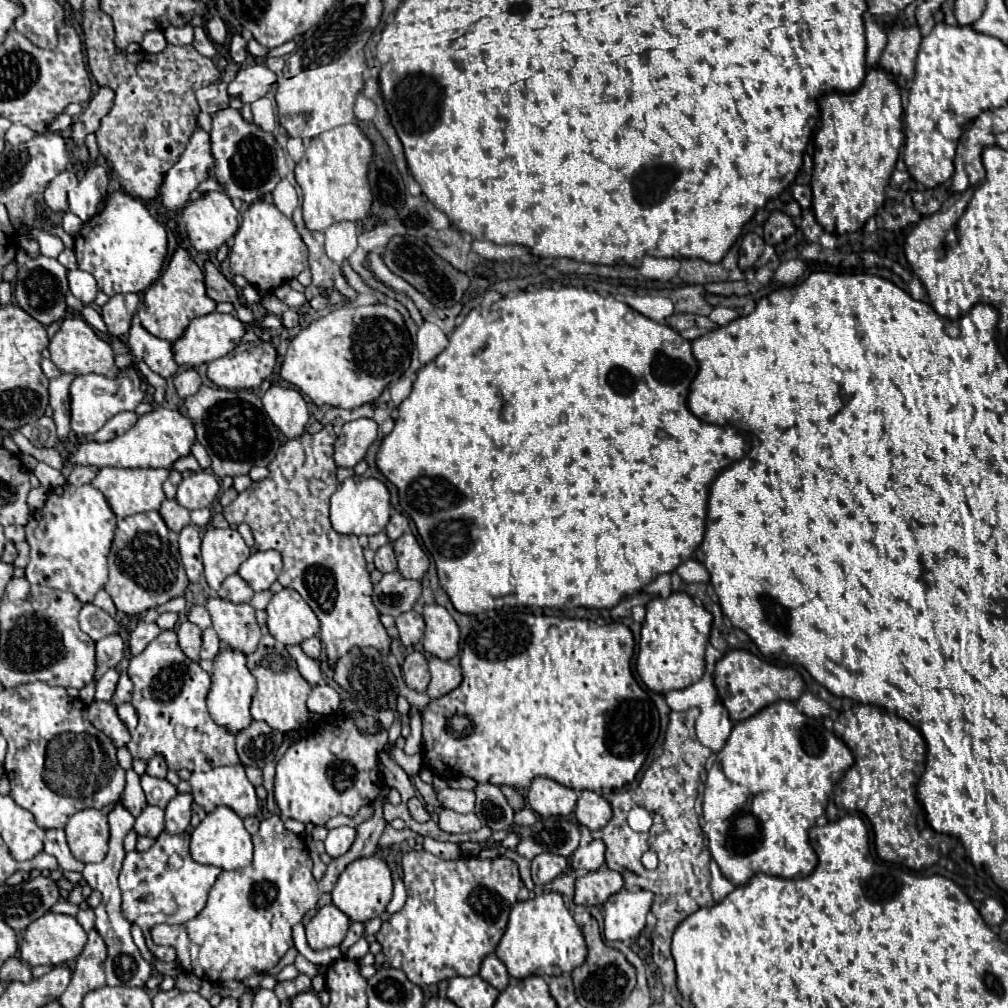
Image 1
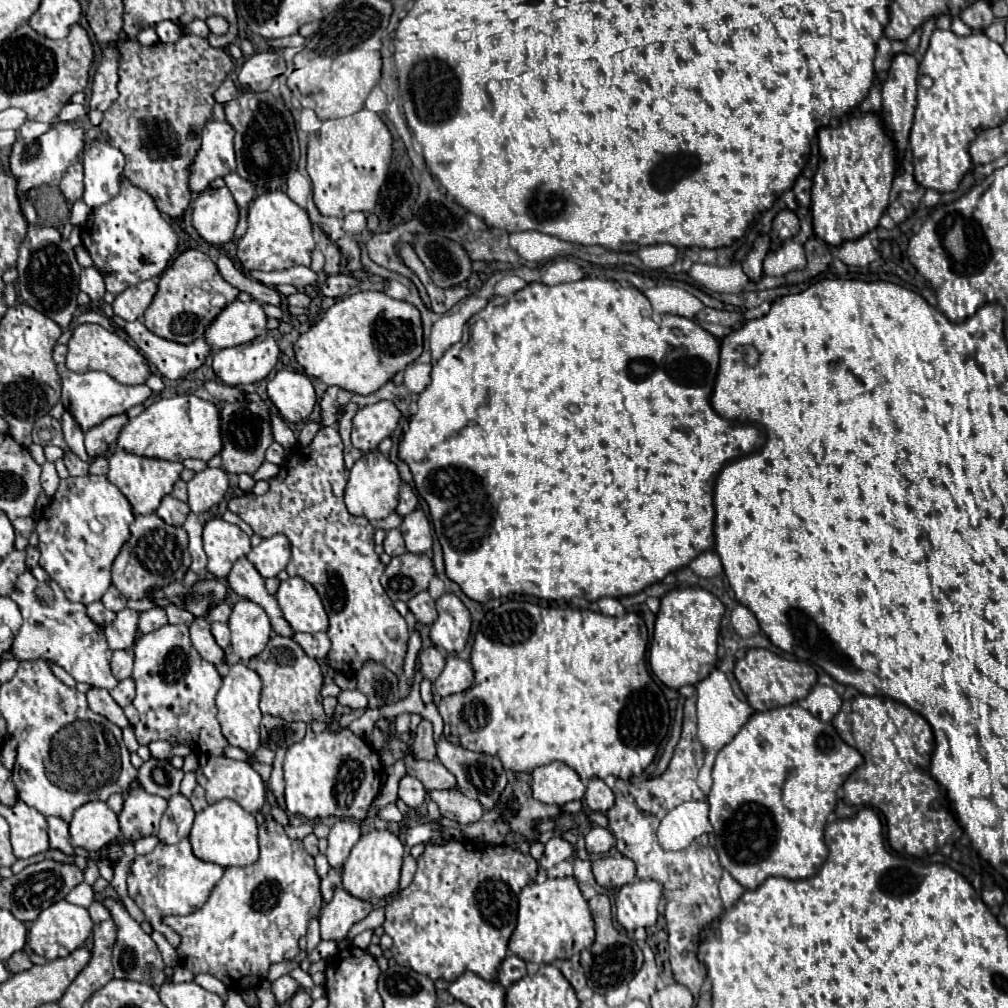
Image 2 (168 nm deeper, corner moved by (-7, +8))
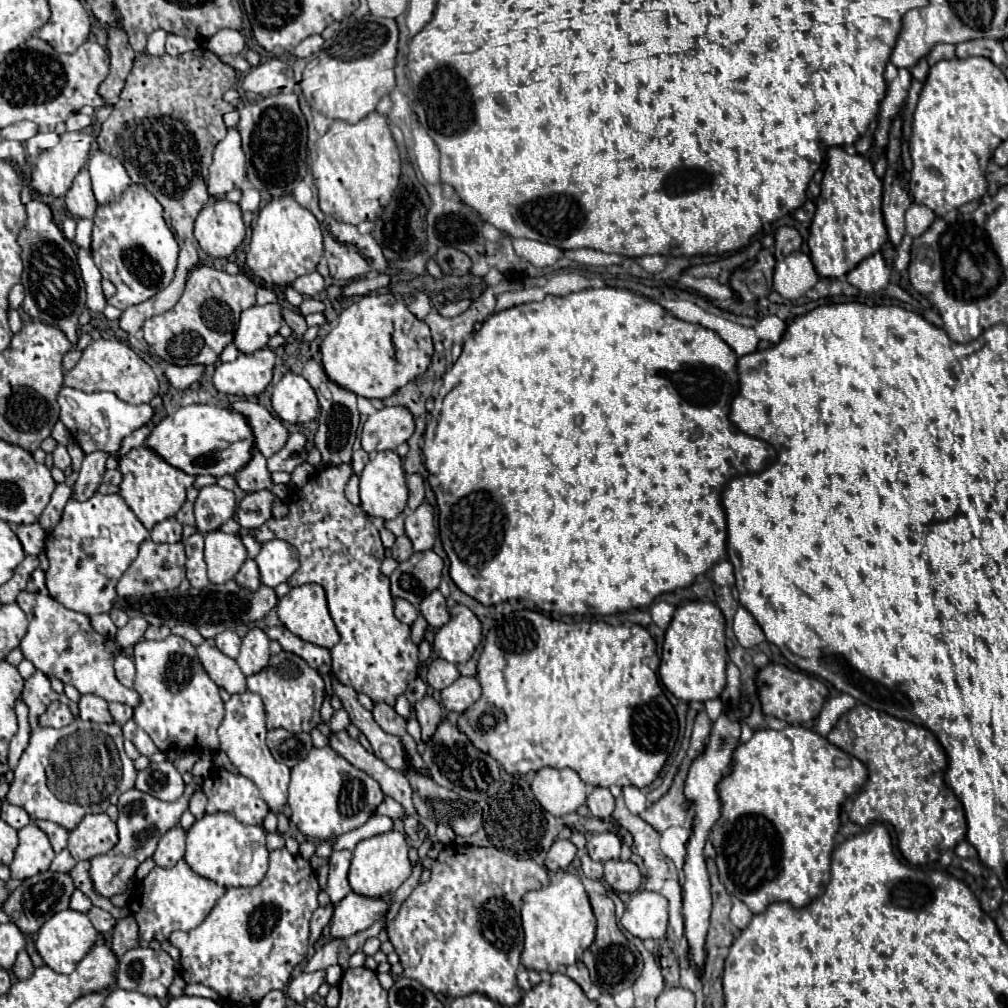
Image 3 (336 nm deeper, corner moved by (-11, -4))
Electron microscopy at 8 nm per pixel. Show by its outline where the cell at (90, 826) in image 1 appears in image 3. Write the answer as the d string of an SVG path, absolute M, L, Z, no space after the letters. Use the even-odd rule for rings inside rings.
M100 812L100 814L86 814L82 818L82 822L70 832L68 850L74 856L74 860L92 860L98 854L106 854L110 848L114 848L116 842L118 842L118 828L108 818L108 814L104 814L104 812Z

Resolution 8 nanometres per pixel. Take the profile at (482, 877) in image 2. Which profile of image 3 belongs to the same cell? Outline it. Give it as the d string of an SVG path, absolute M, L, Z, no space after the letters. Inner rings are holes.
M448 844L432 866L432 876L426 884L418 884L402 902L400 912L386 924L386 932L400 958L406 978L414 978L434 994L466 996L482 992L502 1006L516 1006L522 992L516 984L516 970L524 948L524 932L520 922L522 896L530 890L544 888L548 874L534 860L516 860L498 848L476 848Z

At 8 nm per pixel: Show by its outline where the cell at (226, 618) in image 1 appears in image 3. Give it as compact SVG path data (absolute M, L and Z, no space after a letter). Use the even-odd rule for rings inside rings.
M260 626L250 628L250 632L242 638L242 648L240 656L236 658L236 664L246 676L250 676L264 670L268 658L270 658L270 638Z

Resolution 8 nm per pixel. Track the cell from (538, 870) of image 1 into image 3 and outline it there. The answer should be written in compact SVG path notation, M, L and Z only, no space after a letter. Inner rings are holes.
M556 840L552 844L552 848L548 850L548 858L546 858L546 868L550 872L560 872L566 870L570 866L570 862L576 856L576 846L570 840Z

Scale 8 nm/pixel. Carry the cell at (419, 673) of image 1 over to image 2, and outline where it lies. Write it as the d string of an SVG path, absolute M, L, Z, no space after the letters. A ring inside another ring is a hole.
M428 646L428 648L422 648L420 654L418 654L418 666L420 666L420 672L424 678L428 678L430 682L434 682L442 668L446 664L446 658L444 658L444 652L438 650L436 646Z

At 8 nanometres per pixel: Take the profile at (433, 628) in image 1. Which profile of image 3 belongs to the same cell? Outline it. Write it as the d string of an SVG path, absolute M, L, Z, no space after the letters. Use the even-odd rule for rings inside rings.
M456 604L450 608L450 620L444 624L434 638L432 650L438 658L452 664L468 662L476 646L482 640L482 626L470 608Z

